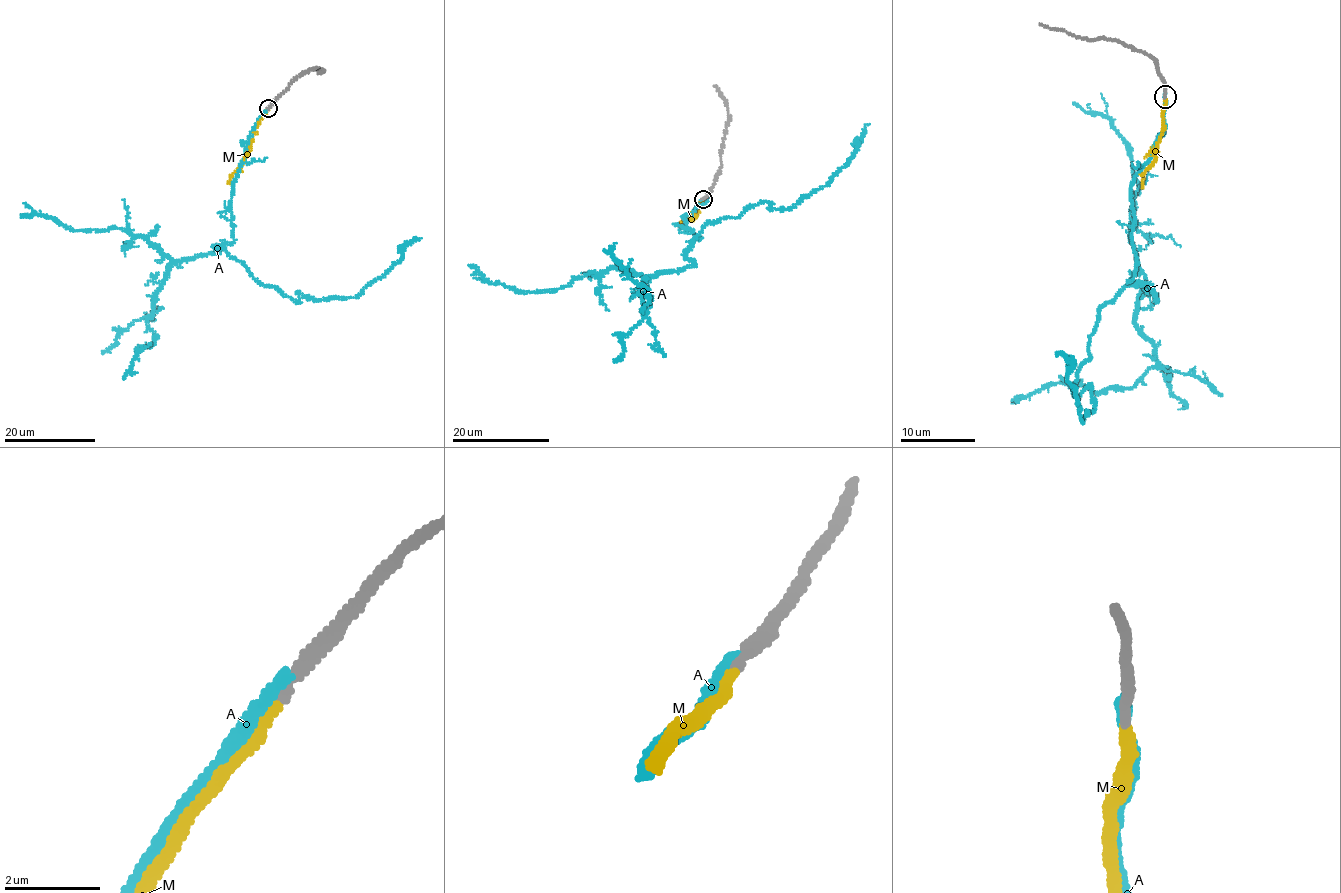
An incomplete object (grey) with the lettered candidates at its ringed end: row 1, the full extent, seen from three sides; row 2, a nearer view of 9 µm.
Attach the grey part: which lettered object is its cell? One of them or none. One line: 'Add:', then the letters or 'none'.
Add: M

